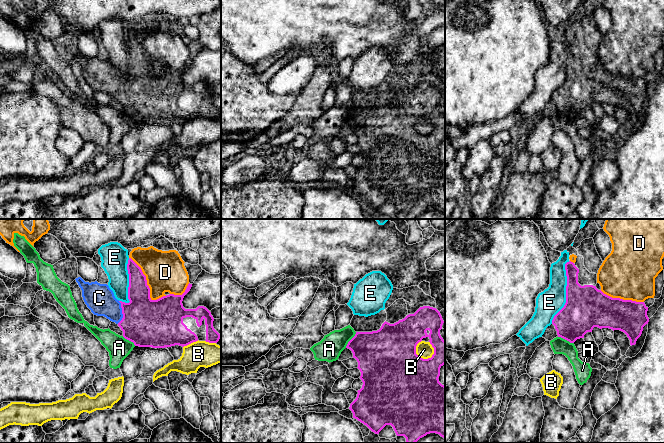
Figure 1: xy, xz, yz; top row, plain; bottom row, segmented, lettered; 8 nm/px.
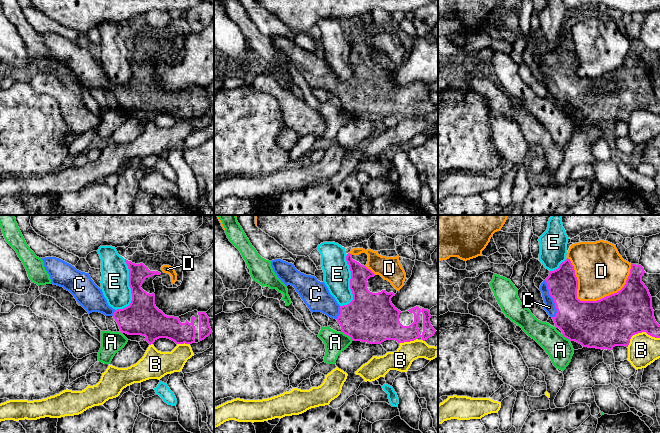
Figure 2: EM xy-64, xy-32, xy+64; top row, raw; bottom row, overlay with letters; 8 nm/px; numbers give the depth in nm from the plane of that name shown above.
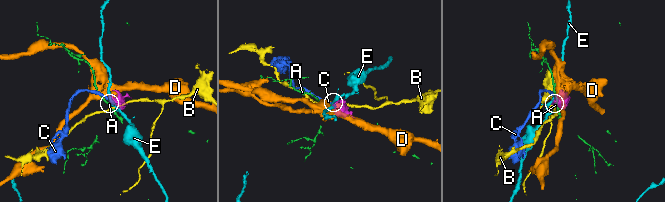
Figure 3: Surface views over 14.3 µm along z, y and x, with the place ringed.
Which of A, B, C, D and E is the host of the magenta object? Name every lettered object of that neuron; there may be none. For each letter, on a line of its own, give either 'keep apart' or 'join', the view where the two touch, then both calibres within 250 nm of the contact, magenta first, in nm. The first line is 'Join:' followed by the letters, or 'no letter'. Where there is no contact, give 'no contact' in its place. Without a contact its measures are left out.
Join: C
A: keep apart | xz | 360/190 nm
B: keep apart | xz | 500/130 nm
C: join | xy | 380/240 nm
D: keep apart | xy | 300/320 nm
E: keep apart | yz | 340/200 nm

